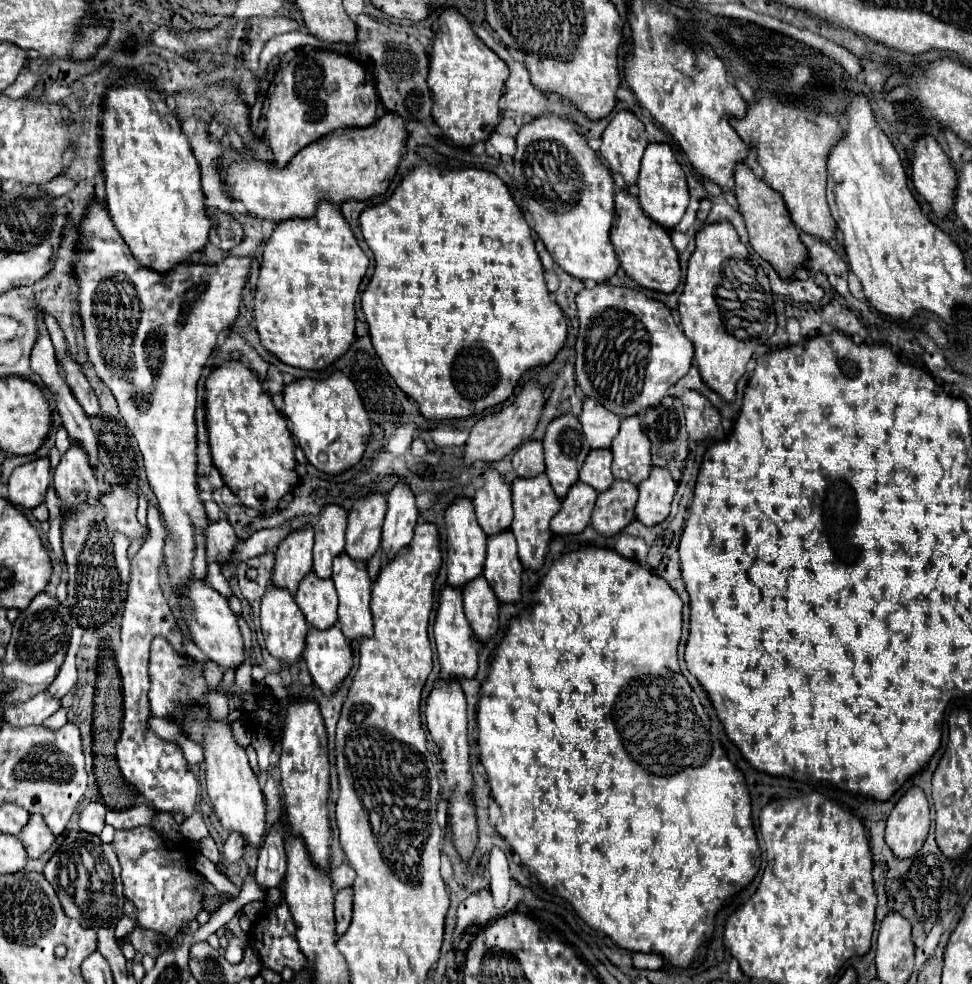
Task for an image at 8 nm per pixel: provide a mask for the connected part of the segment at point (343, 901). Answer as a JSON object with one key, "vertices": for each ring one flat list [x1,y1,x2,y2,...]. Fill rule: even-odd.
{"vertices":[[351,888,335,894,335,936,339,938,351,924,351,908,353,908,353,892]]}

